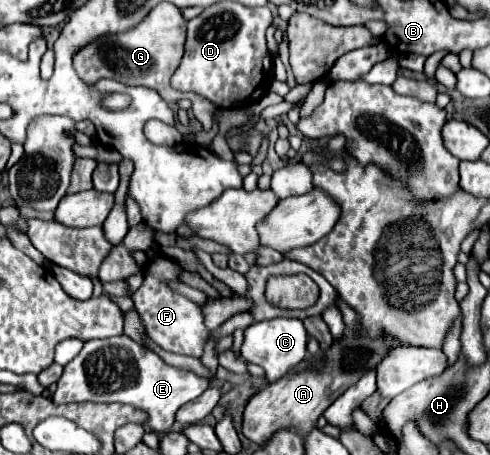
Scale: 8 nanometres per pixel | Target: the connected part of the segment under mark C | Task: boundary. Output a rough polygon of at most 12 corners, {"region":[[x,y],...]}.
{"region":[[302,320],[246,328],[240,352],[276,382],[308,352]]}

